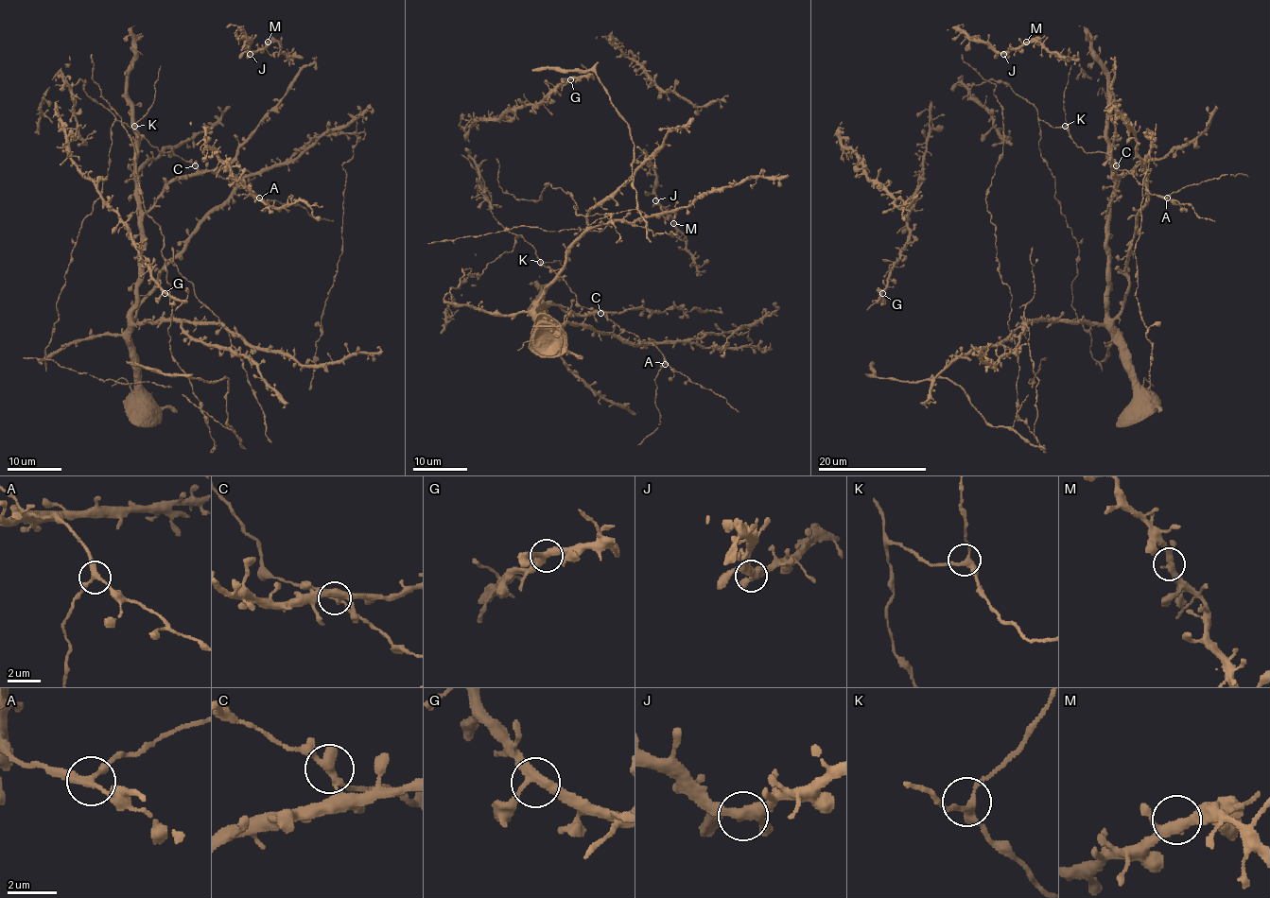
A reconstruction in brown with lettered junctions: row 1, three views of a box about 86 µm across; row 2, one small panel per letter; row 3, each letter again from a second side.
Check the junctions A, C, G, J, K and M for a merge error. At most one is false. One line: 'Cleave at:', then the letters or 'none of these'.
Cleave at: C

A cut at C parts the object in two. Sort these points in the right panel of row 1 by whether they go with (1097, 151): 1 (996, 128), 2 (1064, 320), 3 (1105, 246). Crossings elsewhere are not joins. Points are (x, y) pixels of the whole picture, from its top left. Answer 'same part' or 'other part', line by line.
1: same part
2: other part
3: other part

